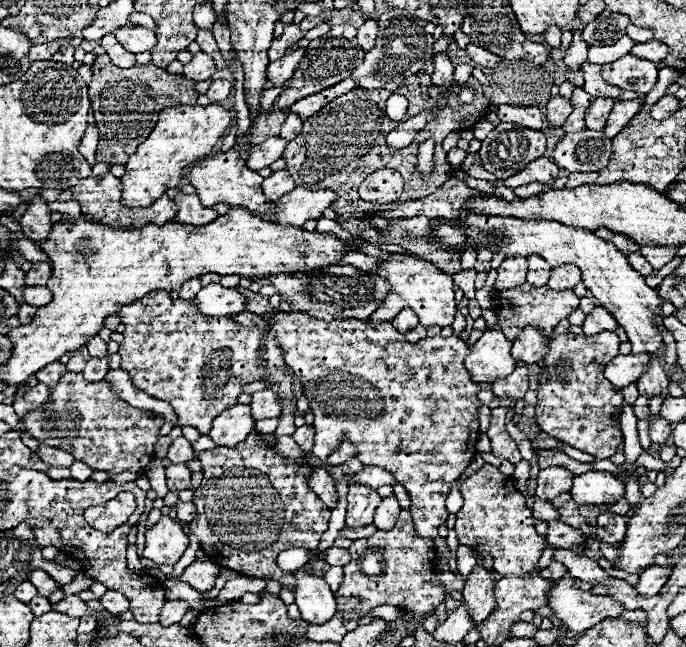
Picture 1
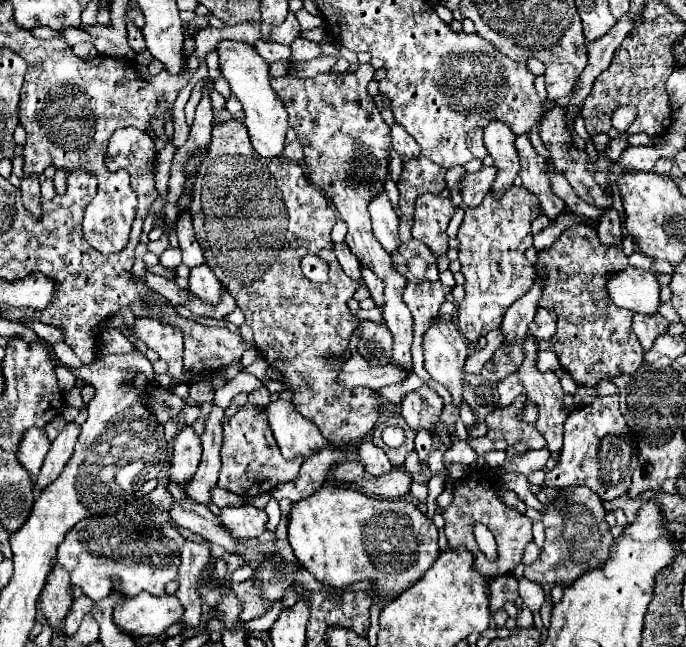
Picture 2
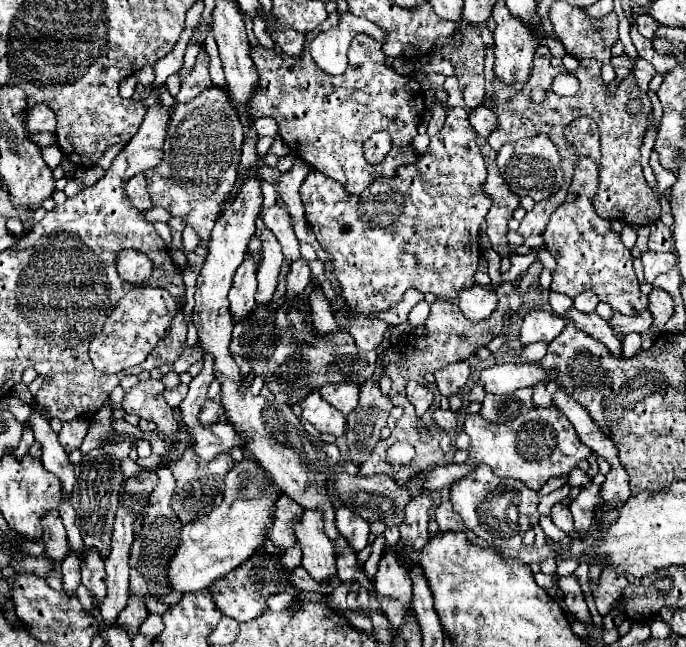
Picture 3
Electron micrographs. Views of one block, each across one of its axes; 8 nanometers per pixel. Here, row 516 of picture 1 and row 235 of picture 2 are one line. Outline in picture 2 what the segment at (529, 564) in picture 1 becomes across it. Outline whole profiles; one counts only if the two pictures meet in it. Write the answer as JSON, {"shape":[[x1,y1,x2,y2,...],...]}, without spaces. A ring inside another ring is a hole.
{"shape":[[512,186,500,200,488,194,484,196,484,204,466,210,458,230,458,260,462,262,460,272,466,278,466,298,458,306,458,328,470,342,496,330,502,324,508,306,532,286,536,268,528,264,524,252,532,246,530,224,538,216,538,200,524,186]]}

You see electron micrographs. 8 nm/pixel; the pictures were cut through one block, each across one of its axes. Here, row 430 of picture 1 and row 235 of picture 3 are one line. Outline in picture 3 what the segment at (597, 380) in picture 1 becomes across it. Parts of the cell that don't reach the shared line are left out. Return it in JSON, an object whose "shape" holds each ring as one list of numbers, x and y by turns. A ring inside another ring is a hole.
{"shape":[[576,118,566,126,566,140,574,146,578,156,578,168,574,168,572,184,566,200,552,214,544,232,544,244,556,258,558,270,552,276,550,290,576,298,582,292,594,292,600,302,612,306,612,310,626,316,638,316,648,310,648,296,640,292,640,282,632,268,632,254,622,244,620,234,610,228,610,222,596,216,592,208,592,194,596,194,596,168,600,160,600,142,596,124,588,118]]}

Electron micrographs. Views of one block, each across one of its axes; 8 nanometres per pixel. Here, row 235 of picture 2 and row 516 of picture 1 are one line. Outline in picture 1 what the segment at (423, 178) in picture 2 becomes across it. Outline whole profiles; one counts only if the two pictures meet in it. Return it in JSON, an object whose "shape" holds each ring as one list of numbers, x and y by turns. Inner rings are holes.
{"shape":[[402,510,392,530,378,530,370,538,354,540,348,550,352,560,348,566,344,566,344,580,334,592,338,614,344,616,342,622,346,630,354,630,358,626,358,618,366,616,380,604,394,604,404,610,416,610,422,614,434,610,444,600,444,586,430,582,436,558,434,544,416,536,408,510]]}

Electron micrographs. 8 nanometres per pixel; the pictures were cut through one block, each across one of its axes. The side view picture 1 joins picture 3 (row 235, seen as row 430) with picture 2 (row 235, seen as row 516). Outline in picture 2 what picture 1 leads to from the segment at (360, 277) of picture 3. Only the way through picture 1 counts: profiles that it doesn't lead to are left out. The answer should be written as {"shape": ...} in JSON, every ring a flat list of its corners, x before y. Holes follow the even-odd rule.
{"shape":[[434,194,418,196,412,236,416,240,422,240,432,250,434,256,444,256,448,250,446,226,452,216,454,216,454,206,450,198]]}

